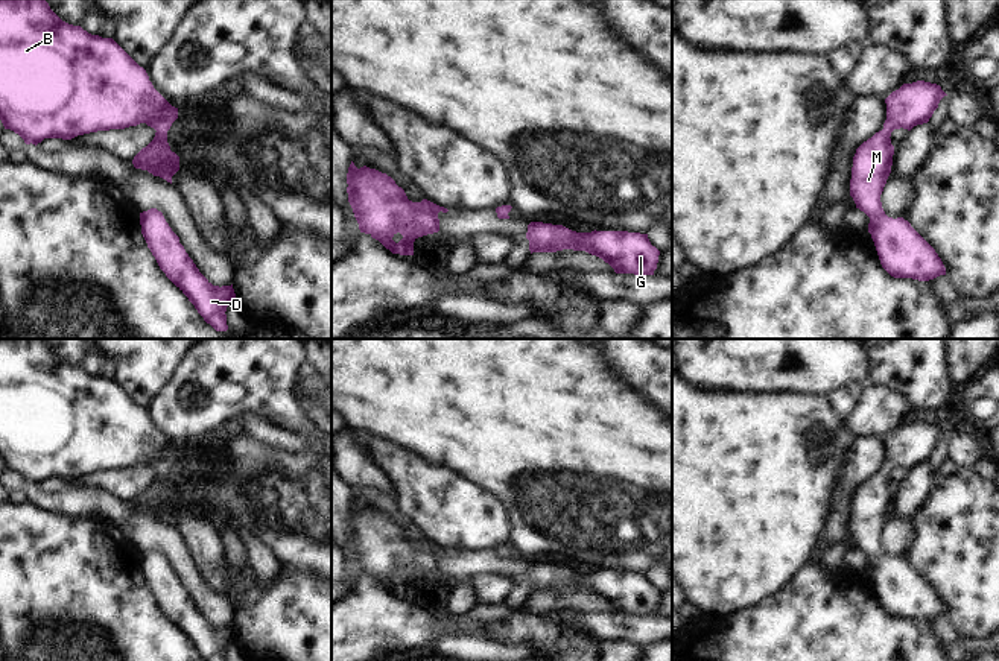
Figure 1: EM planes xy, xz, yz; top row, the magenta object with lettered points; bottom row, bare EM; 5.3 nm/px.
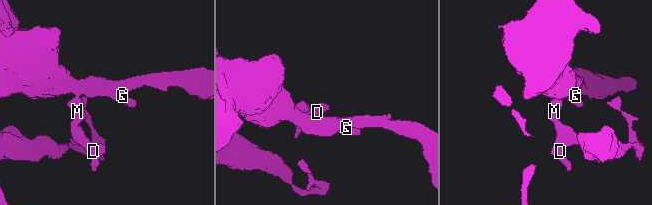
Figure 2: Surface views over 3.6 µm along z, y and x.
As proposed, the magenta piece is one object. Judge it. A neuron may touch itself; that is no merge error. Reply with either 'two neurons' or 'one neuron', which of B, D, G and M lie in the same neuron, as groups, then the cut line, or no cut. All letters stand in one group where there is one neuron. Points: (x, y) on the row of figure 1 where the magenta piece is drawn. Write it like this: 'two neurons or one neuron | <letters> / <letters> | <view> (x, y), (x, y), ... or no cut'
one neuron | B D G M | no cut

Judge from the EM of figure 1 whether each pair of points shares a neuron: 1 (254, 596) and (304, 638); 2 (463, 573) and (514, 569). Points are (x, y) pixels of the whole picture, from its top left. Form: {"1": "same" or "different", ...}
{"1": "same", "2": "same"}

